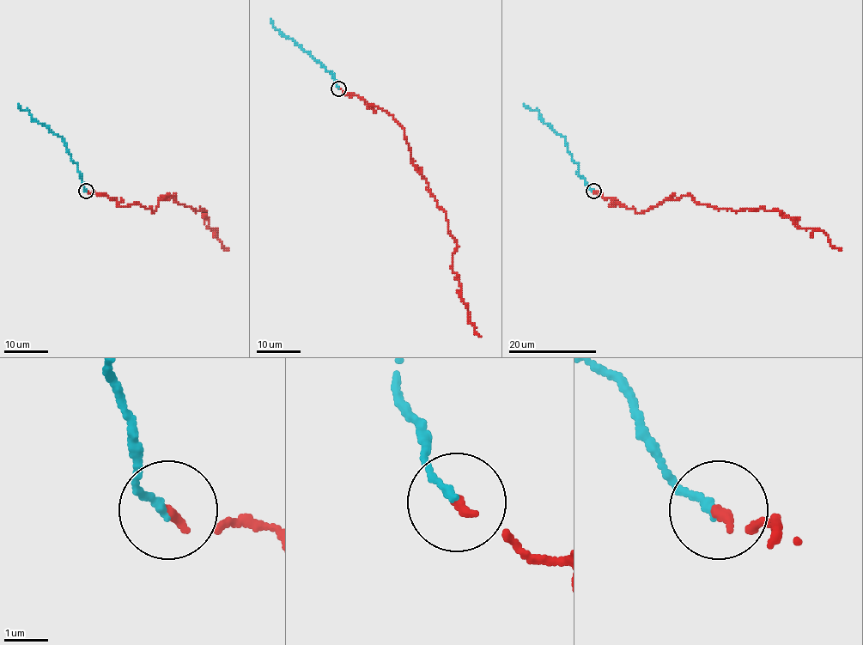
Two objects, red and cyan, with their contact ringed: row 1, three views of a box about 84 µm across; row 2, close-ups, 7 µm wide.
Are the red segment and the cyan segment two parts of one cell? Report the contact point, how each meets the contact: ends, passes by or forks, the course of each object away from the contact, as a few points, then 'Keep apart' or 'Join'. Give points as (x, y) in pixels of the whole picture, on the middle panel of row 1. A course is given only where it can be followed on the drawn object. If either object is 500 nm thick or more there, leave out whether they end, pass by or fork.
Place: (338, 88). At the ring red ends. At the ring cyan ends. Course of red: (339, 88), (368, 107), (377, 106), (404, 130), (412, 162), (458, 242), (452, 270), (468, 323), (482, 337). Course of cyan: (337, 88), (331, 73), (273, 27), (270, 18). Join

